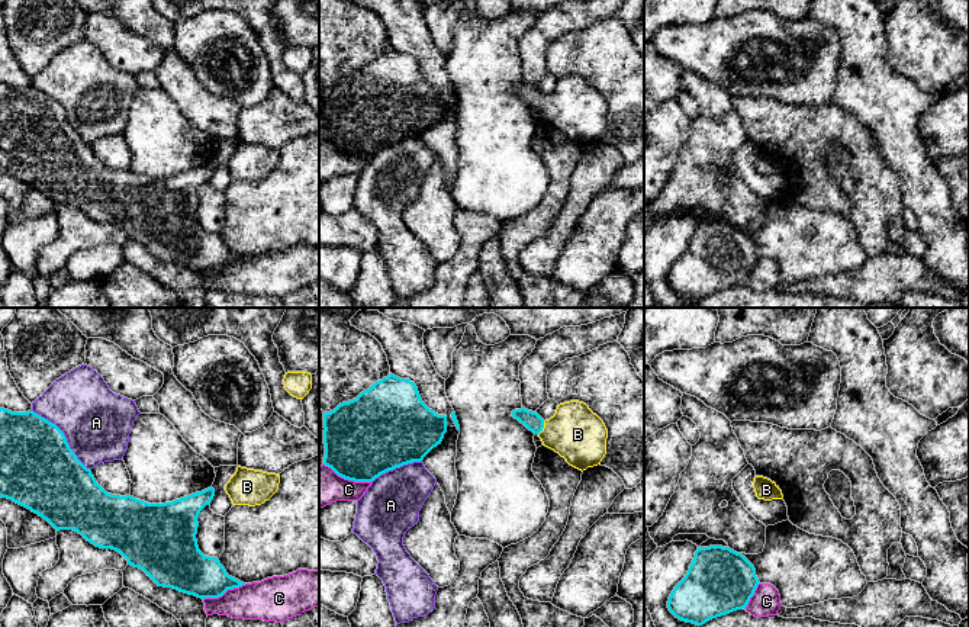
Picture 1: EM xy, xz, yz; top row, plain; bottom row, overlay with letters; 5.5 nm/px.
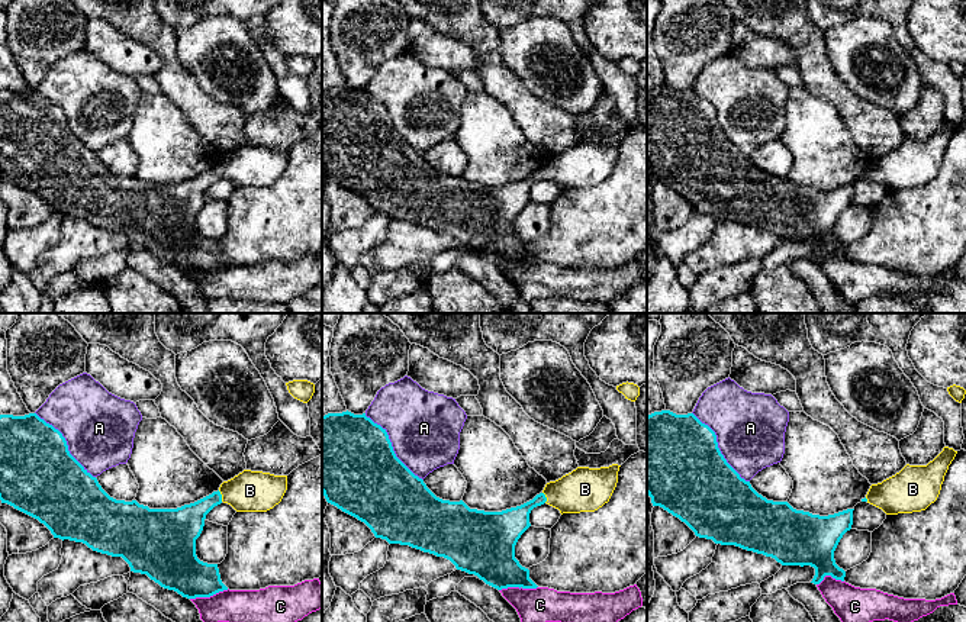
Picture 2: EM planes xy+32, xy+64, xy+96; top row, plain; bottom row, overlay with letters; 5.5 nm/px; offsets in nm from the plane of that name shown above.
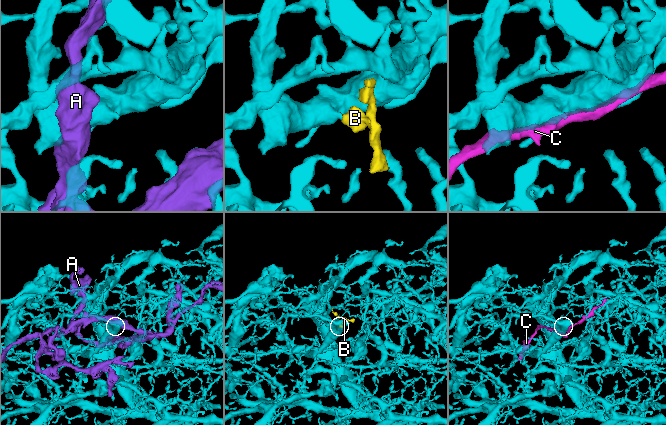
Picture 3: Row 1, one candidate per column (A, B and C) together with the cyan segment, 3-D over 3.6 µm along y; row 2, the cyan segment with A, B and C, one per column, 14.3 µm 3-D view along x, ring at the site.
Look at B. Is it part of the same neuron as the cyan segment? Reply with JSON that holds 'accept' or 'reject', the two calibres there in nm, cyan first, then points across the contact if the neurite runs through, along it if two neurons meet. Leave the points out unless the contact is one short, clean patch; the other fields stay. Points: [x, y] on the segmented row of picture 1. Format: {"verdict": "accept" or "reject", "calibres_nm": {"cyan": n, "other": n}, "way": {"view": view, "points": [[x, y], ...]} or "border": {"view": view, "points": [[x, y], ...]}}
{"verdict": "accept", "calibres_nm": {"cyan": 100, "other": 300}, "way": {"view": "xz", "points": [[533, 421], [543, 427], [553, 433], [578, 434]]}}

